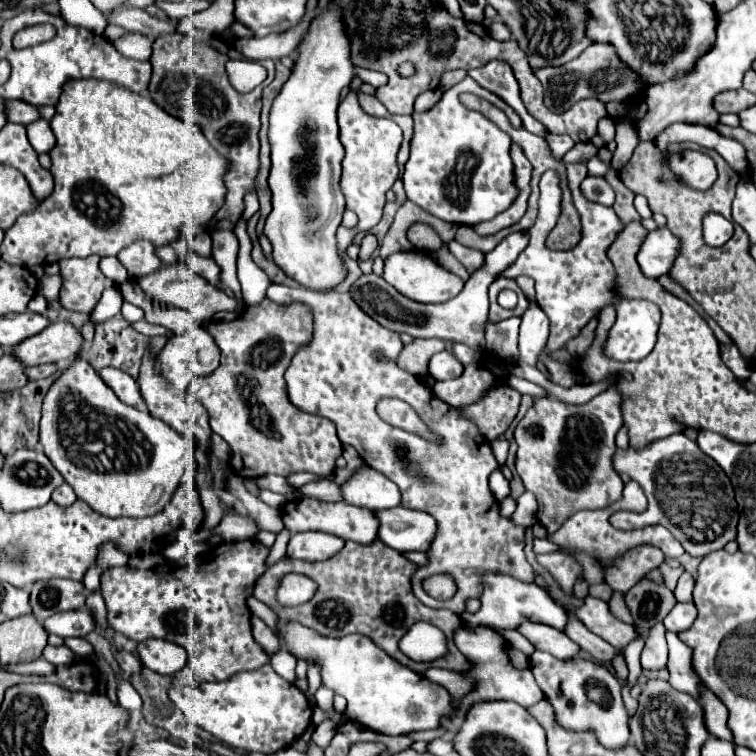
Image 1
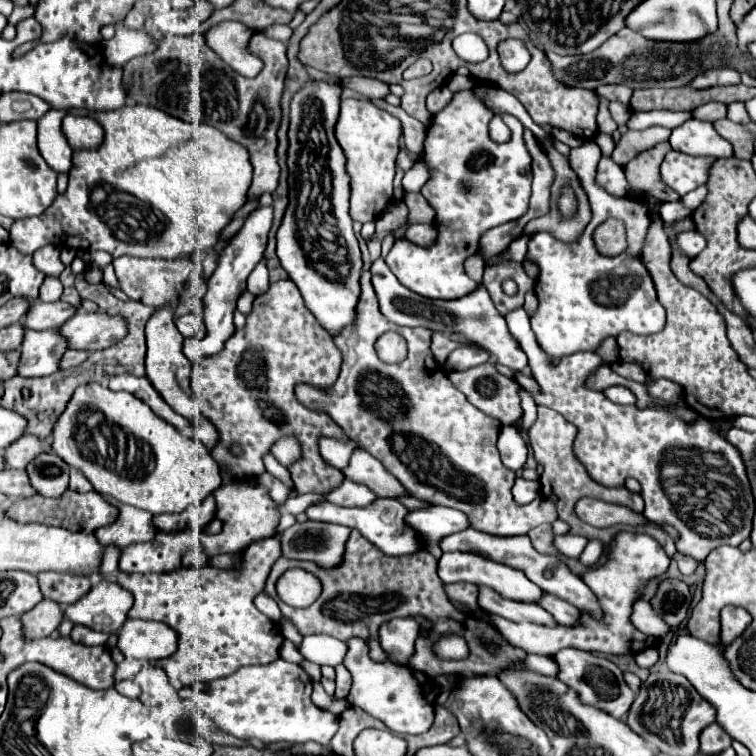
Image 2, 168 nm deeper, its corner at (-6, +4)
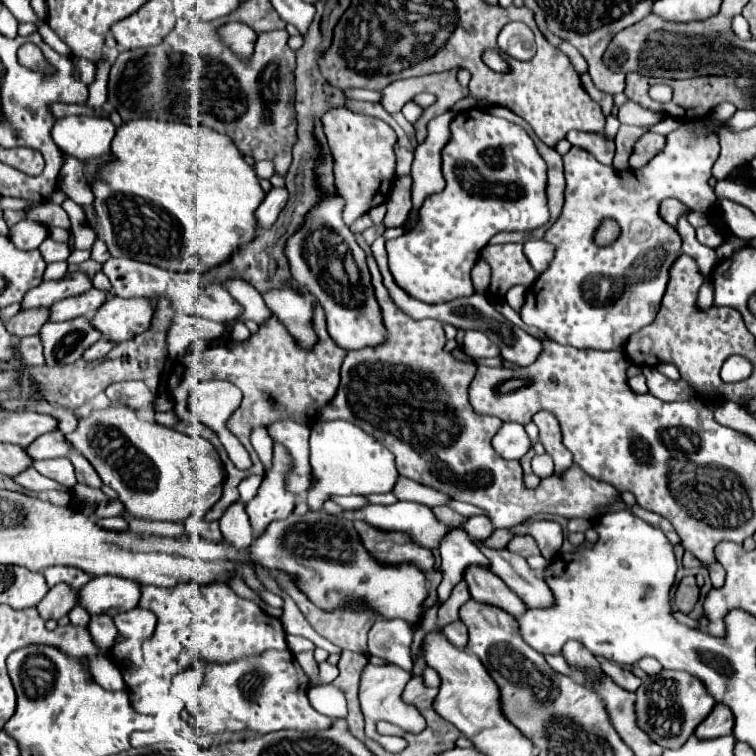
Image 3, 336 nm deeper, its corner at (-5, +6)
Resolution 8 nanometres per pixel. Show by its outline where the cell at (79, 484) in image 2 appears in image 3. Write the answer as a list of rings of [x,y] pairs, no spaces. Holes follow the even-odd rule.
[[[73,451],[69,455],[69,459],[71,459],[73,467],[75,467],[79,483],[85,483],[85,485],[91,485],[91,487],[101,487],[101,477],[97,475],[97,471],[93,469],[93,465],[79,451]]]

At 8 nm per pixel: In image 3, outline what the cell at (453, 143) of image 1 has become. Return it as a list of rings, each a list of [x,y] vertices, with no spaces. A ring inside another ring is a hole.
[[[481,109],[461,111],[451,123],[451,139],[443,147],[443,177],[447,181],[445,189],[425,199],[419,209],[417,227],[387,241],[389,269],[397,285],[423,303],[447,303],[457,297],[473,295],[471,267],[477,263],[479,251],[493,235],[501,231],[535,231],[549,221],[545,195],[547,167],[537,153],[533,139],[521,125],[493,117]]]

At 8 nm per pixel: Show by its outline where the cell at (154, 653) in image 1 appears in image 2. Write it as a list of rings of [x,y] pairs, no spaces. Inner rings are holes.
[[[128,619],[118,635],[118,649],[126,659],[158,661],[178,651],[178,635],[164,623]]]

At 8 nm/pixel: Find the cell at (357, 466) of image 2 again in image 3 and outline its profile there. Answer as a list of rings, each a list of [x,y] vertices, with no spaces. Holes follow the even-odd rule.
[[[399,477],[393,493],[401,499],[401,501],[415,501],[415,503],[423,503],[427,507],[437,507],[437,505],[447,505],[451,499],[449,495],[441,495],[437,491],[433,491],[433,487],[425,487],[421,483],[415,483],[411,479]]]

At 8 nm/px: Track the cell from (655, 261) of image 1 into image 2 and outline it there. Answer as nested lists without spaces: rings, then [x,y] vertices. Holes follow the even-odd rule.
[[[696,231],[676,233],[674,241],[676,241],[676,247],[678,247],[684,255],[688,255],[690,259],[696,257],[696,255],[706,247],[706,239],[704,239],[700,233],[696,233]]]

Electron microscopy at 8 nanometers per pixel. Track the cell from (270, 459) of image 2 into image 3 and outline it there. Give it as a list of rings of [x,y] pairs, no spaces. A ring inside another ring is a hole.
[[[255,427],[253,435],[251,435],[251,445],[257,451],[257,455],[261,457],[265,469],[271,467],[271,459],[273,459],[273,439],[267,433],[267,427]]]

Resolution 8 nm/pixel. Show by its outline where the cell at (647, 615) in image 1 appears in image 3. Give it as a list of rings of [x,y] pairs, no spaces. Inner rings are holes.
[[[685,577],[677,587],[675,605],[679,607],[681,613],[691,613],[691,609],[695,607],[697,601],[699,601],[699,585],[697,585],[695,577]]]

